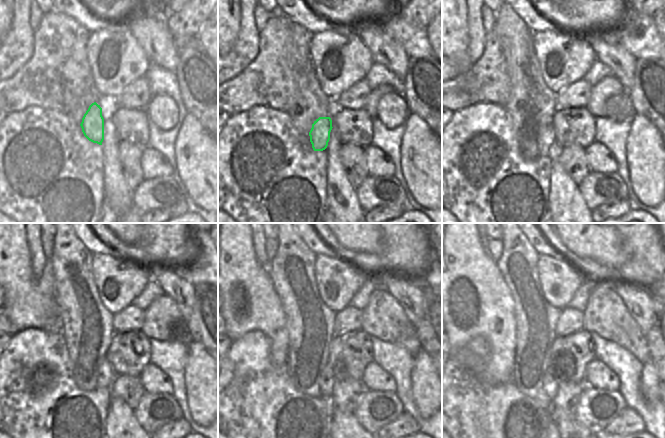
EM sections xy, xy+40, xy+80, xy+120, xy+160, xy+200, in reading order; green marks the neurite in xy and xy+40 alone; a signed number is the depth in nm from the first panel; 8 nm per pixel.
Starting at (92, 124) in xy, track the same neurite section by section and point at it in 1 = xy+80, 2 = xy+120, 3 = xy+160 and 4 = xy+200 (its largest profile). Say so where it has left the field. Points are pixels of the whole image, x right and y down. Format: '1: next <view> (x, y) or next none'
1: next xy+80 (547, 144)
2: next xy+120 (106, 375)
3: next xy+160 (327, 380)
4: next xy+200 (549, 384)

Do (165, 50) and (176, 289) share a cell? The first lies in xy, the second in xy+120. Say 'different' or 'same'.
same

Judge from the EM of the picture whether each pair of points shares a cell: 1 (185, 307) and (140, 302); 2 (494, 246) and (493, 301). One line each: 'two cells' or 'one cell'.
1: two cells
2: two cells

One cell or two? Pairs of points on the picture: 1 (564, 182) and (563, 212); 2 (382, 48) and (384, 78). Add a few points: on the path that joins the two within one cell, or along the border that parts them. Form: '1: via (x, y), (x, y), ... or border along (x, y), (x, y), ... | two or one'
1: via (564, 189), (564, 205) | one
2: border along (374, 62), (385, 66), (401, 81) | two

